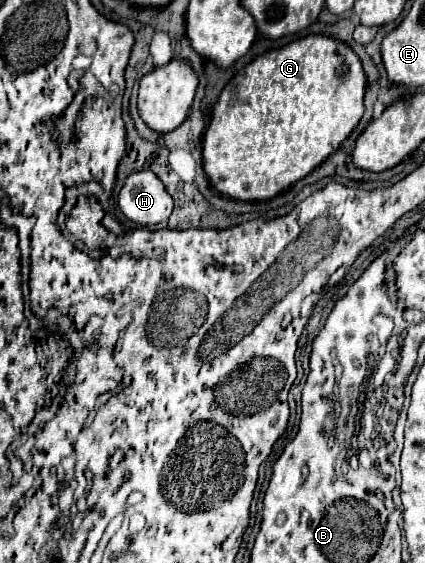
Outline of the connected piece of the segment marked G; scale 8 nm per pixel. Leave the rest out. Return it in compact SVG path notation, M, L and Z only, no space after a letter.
M309 34L305 38L297 38L281 48L273 48L261 56L257 56L251 64L247 64L243 68L243 72L239 72L221 92L215 108L213 108L213 114L211 114L211 120L209 120L209 126L205 130L205 136L203 136L203 170L205 174L209 176L211 184L221 192L221 194L227 194L229 198L233 200L245 200L245 202L251 202L251 200L269 200L273 198L275 194L279 194L281 190L289 188L293 182L305 178L313 168L317 168L323 160L327 160L329 154L333 154L341 142L353 132L353 128L359 124L361 116L363 116L363 94L365 94L365 88L367 88L367 78L365 78L365 72L361 68L361 60L357 58L357 54L347 46L343 44L341 40L335 40L335 38L329 38L329 36L321 36L321 34Z

